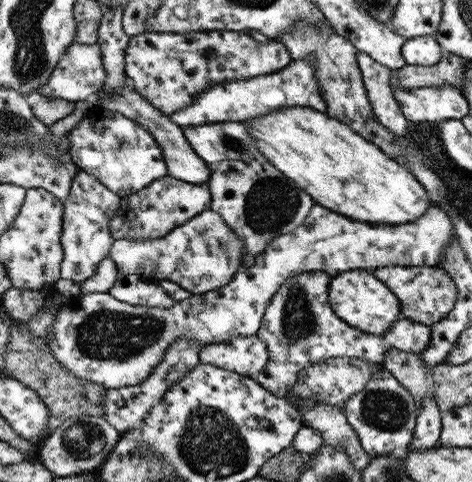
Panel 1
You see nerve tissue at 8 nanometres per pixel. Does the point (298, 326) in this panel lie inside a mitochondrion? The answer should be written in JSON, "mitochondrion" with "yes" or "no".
{"mitochondrion":"yes"}

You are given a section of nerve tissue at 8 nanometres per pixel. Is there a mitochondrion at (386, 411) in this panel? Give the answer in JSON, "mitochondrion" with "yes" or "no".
{"mitochondrion":"yes"}

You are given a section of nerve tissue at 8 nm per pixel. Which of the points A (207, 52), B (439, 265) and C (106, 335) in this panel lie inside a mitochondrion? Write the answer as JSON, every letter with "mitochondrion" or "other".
{"A":"mitochondrion","B":"other","C":"mitochondrion"}

